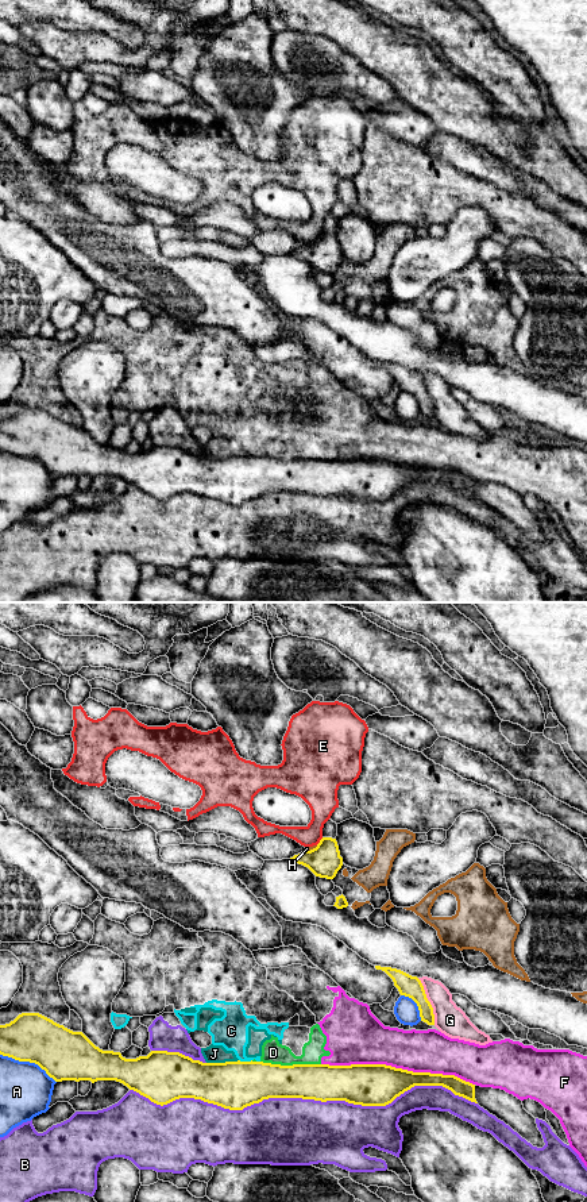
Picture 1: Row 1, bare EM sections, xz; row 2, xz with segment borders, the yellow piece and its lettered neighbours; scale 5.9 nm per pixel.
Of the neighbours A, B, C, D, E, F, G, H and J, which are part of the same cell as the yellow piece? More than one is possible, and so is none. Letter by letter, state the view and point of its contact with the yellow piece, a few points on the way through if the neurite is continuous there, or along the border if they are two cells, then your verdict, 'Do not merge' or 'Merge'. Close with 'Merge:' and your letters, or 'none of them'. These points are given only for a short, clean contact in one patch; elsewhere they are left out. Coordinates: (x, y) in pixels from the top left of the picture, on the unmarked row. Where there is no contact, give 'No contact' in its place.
A: Touches yellow at xz (29, 455). Do not merge
B: Touches yellow at xz (304, 493). Do not merge
C: Touches yellow at xz (246, 457). Boundary: xz (239, 454), (251, 455). Do not merge
D: Touches yellow at xz (290, 461). Boundary: xz (261, 455), (281, 459), (320, 459). Do not merge
E: Touches yellow at xz (320, 237). Boundary: xz (323, 232), (316, 239). Do not merge
F: Touches yellow at xz (398, 463). Do not merge
G: Touches yellow at xz (428, 396). Do not merge
H: Touches yellow at xz (311, 245). Do not merge
J: Touches yellow at xz (221, 458). Boundary: xz (238, 454), (207, 458). Do not merge
Merge: none of them

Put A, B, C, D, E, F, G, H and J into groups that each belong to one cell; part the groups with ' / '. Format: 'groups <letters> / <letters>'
groups A / B / C D F J / E / G / H

